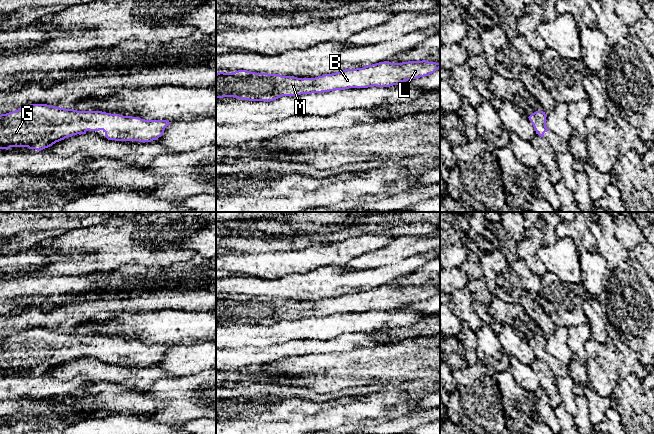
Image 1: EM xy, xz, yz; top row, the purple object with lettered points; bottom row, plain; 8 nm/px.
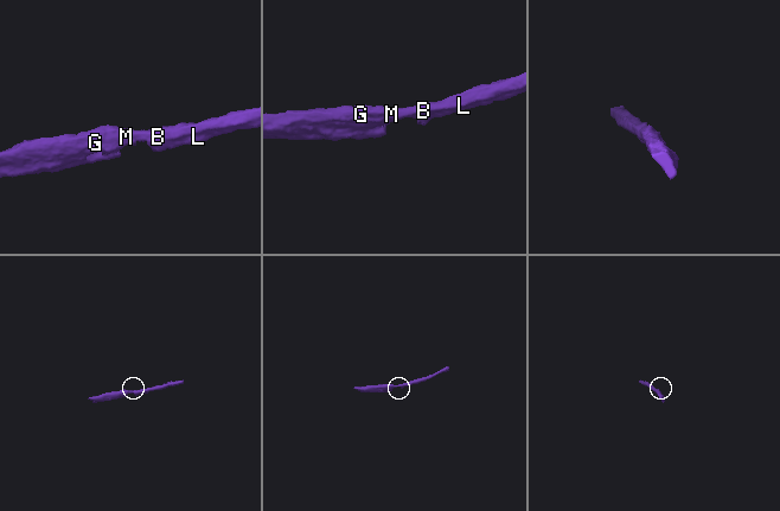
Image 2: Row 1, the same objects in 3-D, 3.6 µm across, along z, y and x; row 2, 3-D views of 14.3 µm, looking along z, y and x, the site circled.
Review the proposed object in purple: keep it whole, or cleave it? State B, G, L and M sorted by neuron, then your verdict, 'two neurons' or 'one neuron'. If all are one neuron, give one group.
B G L M | one neuron

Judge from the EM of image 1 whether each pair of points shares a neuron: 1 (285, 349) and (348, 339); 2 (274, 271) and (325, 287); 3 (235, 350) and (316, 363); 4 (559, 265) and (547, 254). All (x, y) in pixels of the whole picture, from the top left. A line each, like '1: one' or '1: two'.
1: one
2: two
3: two
4: one

